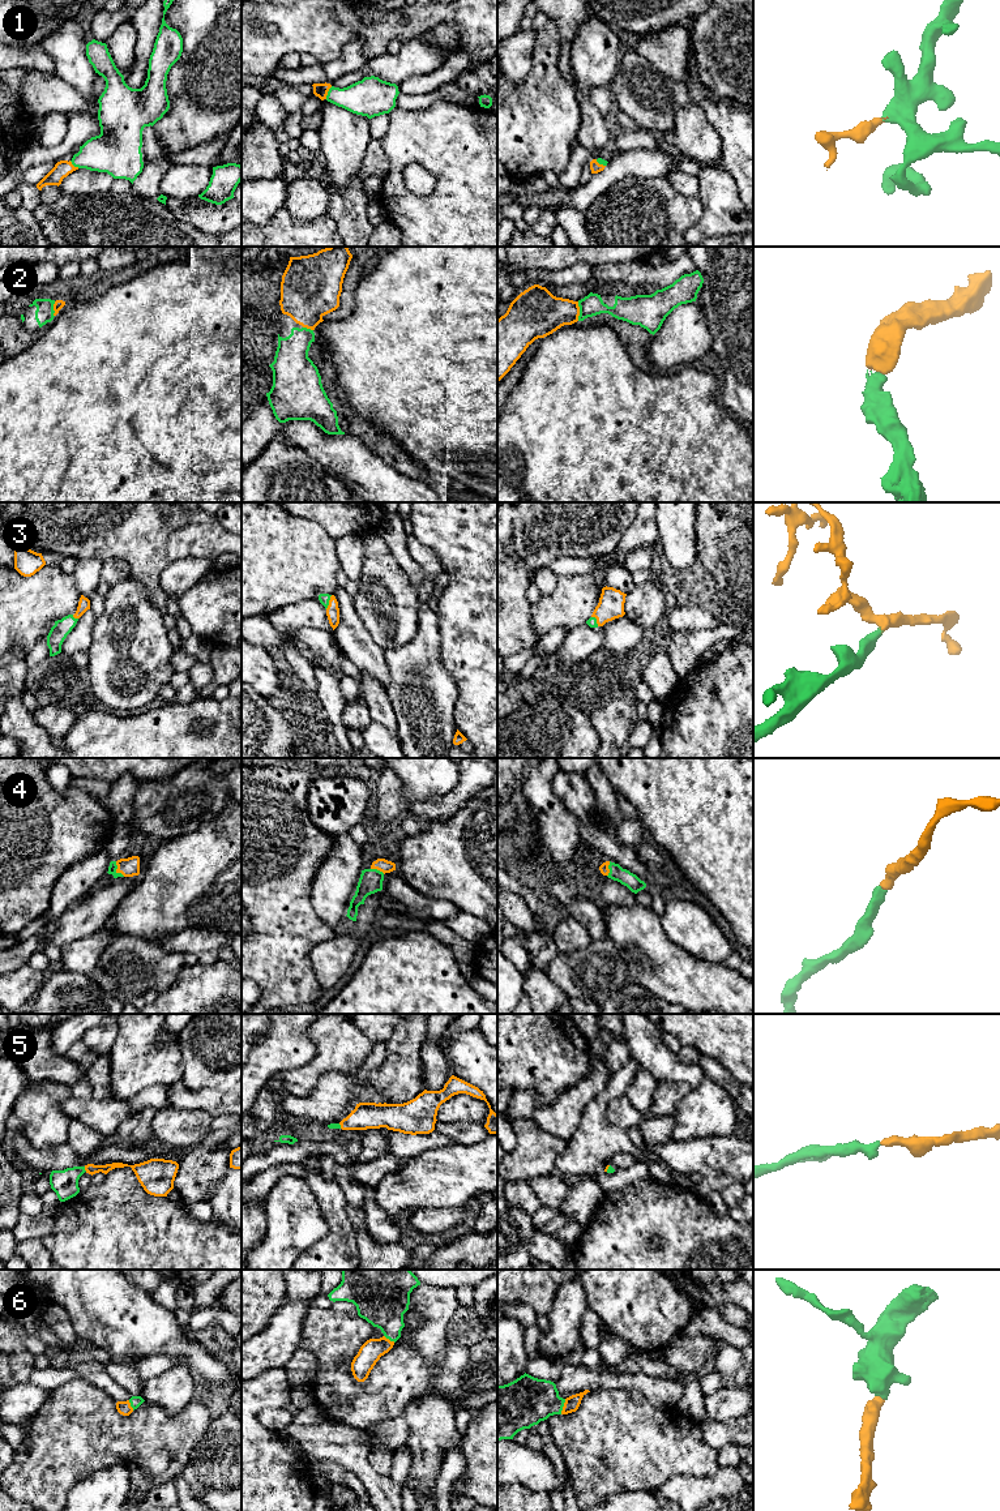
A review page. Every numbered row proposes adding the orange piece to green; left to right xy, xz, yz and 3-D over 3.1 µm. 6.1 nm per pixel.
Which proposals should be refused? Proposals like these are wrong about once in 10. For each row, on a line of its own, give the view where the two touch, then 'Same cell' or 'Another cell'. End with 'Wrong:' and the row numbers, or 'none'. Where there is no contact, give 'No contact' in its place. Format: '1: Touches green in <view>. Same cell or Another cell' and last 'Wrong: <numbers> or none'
1: Touches green in xz. Same cell
2: Touches green in yz. Same cell
3: Touches green in xz. Same cell
4: Touches green in xy. Same cell
5: Touches green in xy. Same cell
6: Touches green in yz. Same cell
Wrong: none

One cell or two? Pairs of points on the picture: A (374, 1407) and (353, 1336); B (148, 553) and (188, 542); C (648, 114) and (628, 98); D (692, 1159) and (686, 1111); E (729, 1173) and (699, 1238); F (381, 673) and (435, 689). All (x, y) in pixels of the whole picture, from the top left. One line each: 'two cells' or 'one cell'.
A: one cell
B: one cell
C: one cell
D: two cells
E: two cells
F: two cells

